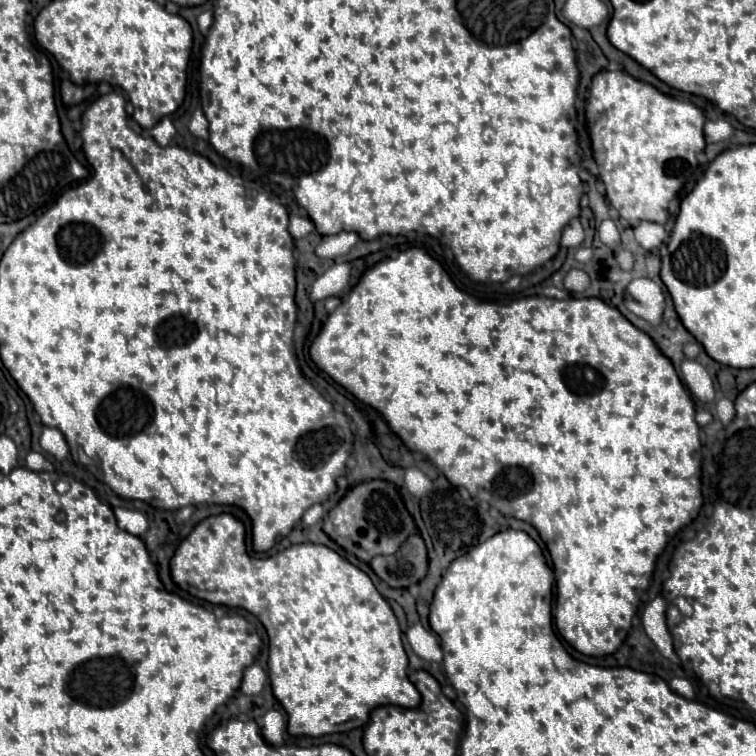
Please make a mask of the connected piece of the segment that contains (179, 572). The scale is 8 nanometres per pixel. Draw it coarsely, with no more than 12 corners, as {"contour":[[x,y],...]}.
{"contour":[[232,515],[170,559],[180,589],[270,637],[288,733],[414,709],[400,625],[370,577],[302,543],[246,553]]}

